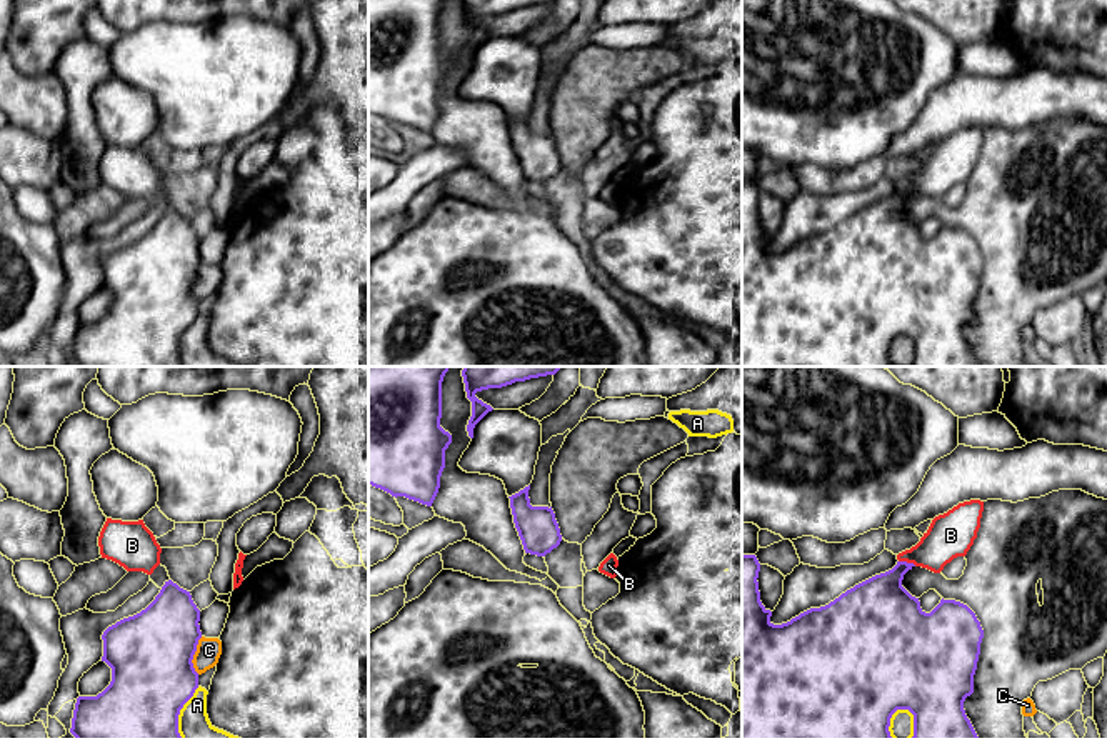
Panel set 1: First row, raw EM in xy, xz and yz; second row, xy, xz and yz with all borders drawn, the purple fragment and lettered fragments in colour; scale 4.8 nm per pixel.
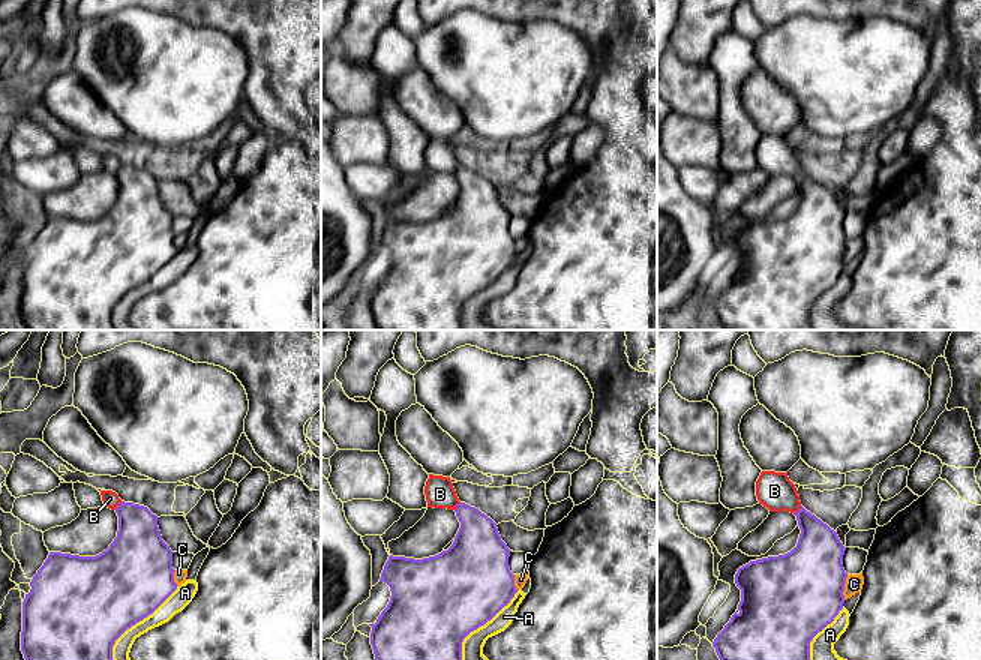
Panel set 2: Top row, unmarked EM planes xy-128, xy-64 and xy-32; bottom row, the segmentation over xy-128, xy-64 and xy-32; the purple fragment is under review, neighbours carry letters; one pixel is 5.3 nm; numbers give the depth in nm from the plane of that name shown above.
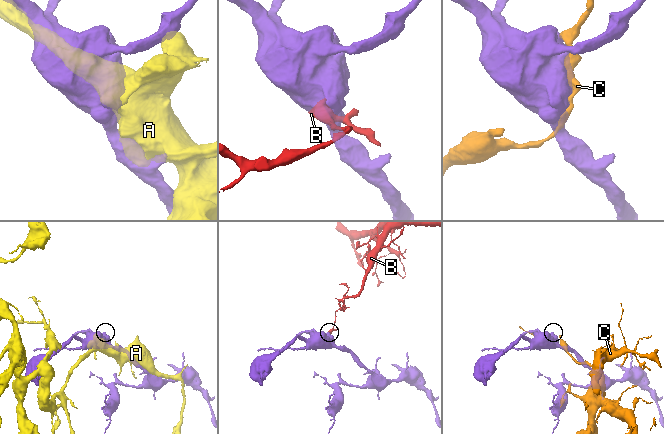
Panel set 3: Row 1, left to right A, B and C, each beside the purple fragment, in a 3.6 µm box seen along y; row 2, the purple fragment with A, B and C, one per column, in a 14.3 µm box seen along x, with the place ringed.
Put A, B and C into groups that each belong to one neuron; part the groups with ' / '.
A / B / C

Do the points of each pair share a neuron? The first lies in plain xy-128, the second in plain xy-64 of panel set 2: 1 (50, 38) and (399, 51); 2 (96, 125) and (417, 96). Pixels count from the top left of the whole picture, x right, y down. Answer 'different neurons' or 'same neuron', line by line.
1: same neuron
2: same neuron

